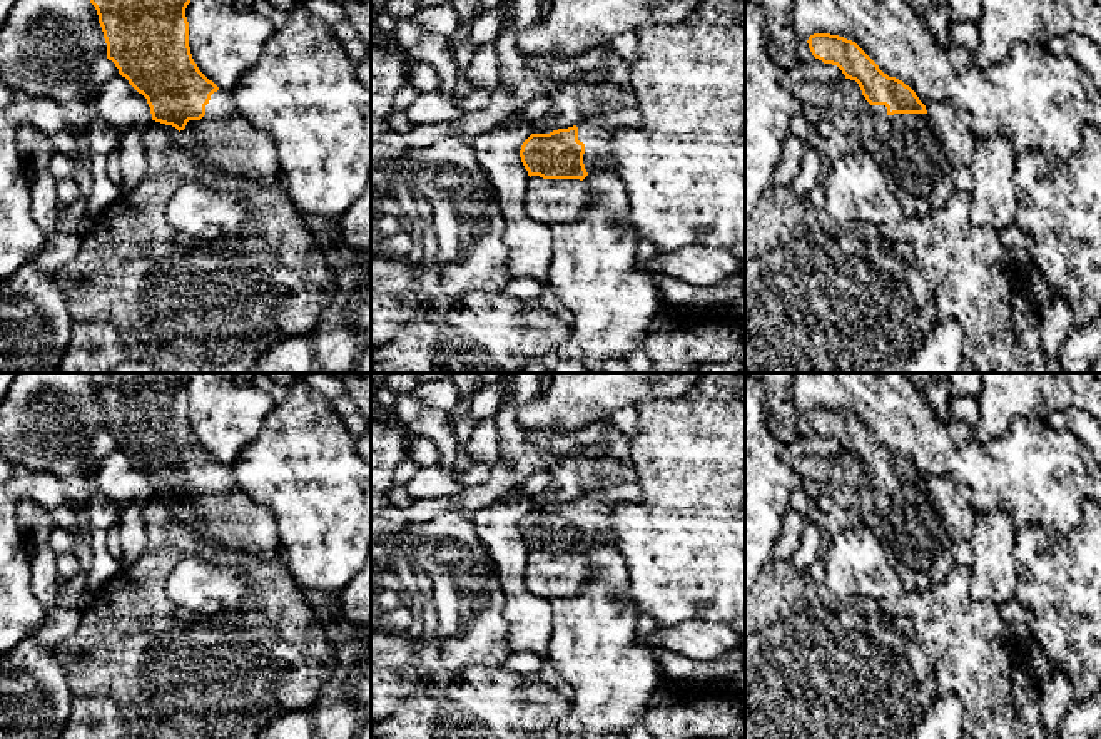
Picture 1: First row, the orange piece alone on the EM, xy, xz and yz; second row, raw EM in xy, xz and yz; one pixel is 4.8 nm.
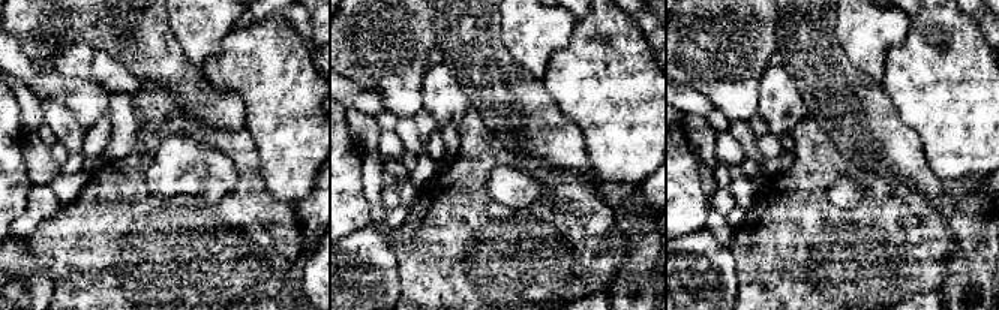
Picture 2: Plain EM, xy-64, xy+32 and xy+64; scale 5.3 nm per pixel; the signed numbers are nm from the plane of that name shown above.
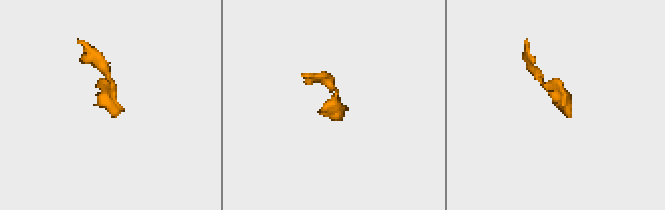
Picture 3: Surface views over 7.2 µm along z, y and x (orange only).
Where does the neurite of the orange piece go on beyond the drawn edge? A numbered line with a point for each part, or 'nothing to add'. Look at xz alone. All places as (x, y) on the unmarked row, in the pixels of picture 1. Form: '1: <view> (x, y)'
1: xz (597, 507)

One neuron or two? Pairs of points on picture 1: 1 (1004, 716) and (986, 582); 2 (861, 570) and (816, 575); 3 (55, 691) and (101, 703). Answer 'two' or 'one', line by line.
1: two
2: two
3: two

